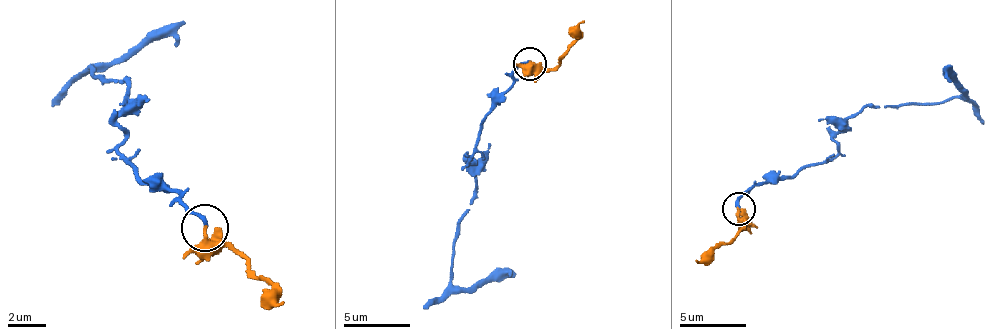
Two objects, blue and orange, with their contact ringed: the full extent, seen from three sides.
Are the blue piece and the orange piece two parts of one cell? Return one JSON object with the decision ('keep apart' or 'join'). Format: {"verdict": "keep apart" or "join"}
{"verdict": "join"}

